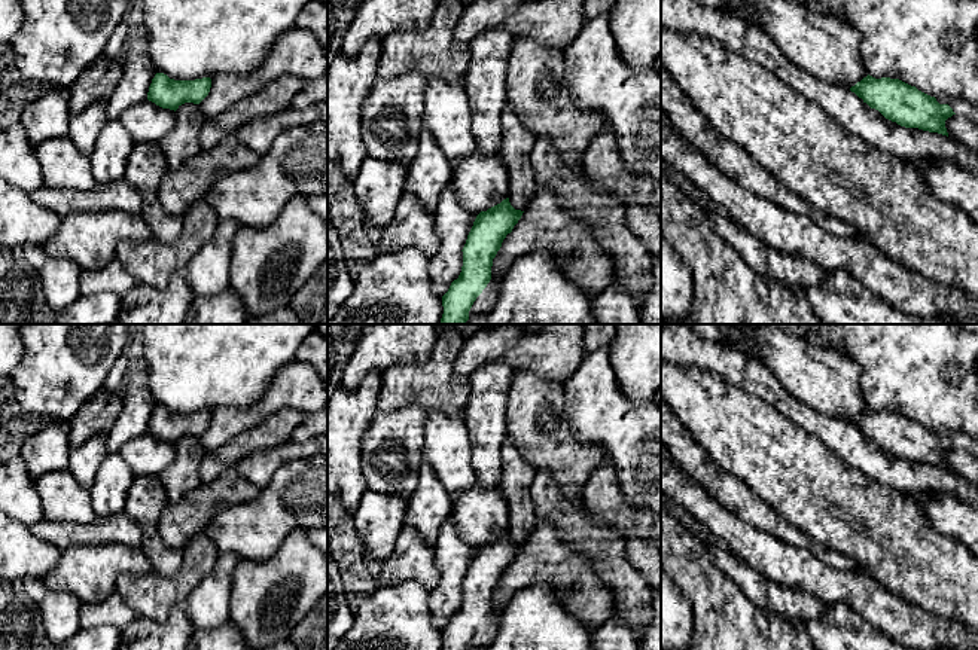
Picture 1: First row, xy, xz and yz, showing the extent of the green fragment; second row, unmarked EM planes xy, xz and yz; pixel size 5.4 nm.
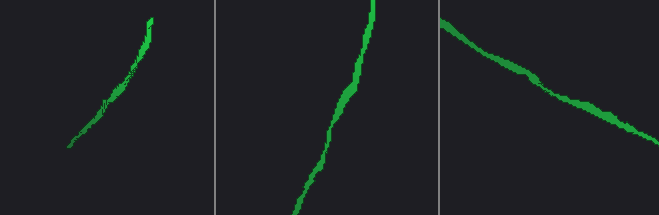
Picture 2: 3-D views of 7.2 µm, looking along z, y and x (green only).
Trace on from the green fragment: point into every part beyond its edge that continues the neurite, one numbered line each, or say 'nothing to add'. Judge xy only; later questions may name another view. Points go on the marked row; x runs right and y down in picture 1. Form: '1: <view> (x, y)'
nothing to add

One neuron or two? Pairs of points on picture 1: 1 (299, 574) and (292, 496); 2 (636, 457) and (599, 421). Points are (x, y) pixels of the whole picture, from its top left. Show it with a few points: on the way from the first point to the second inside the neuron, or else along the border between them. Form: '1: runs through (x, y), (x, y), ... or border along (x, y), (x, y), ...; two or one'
1: border along (305, 530), (292, 530), (271, 555); two
2: runs through (627, 448), (608, 429); one

